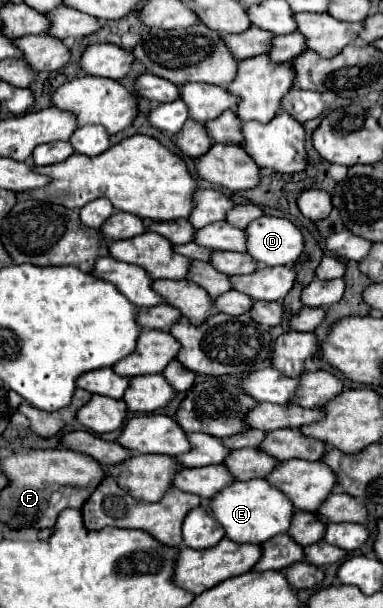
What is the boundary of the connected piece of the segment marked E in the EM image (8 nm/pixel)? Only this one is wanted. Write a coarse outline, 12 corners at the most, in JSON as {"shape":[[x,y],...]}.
{"shape":[[265,479],[237,481],[207,503],[235,543],[285,533],[293,503]]}

